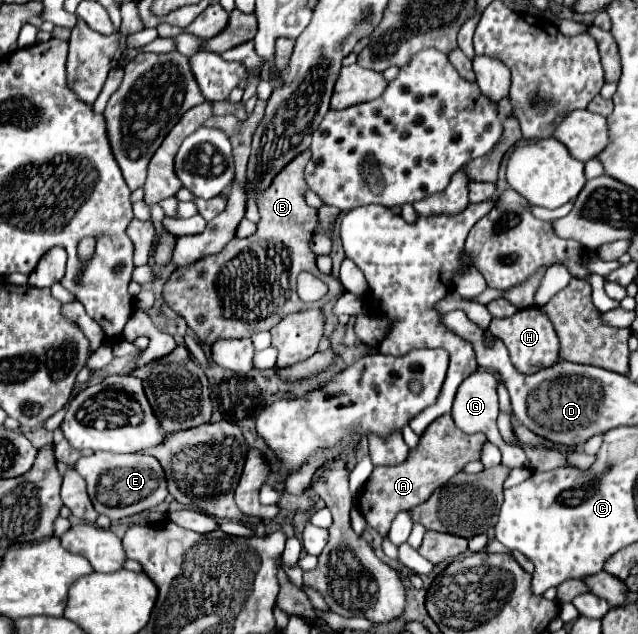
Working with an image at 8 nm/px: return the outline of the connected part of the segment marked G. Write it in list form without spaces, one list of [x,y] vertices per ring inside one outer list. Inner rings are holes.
[[[475,370],[467,376],[457,388],[451,416],[465,434],[483,432],[489,442],[499,448],[505,446],[499,430],[497,430],[497,378],[493,372]]]

